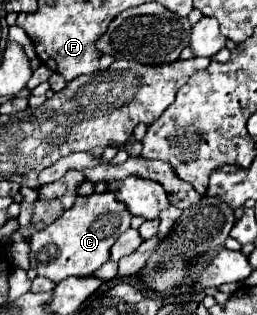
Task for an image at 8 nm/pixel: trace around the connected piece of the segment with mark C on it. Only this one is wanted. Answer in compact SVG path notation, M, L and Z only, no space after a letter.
M112 192L78 196L74 206L66 210L60 220L54 220L54 224L30 238L30 268L52 282L68 276L92 276L104 262L110 260L110 246L116 242L120 232L130 228L130 220L132 214L126 210L126 204L116 200Z

